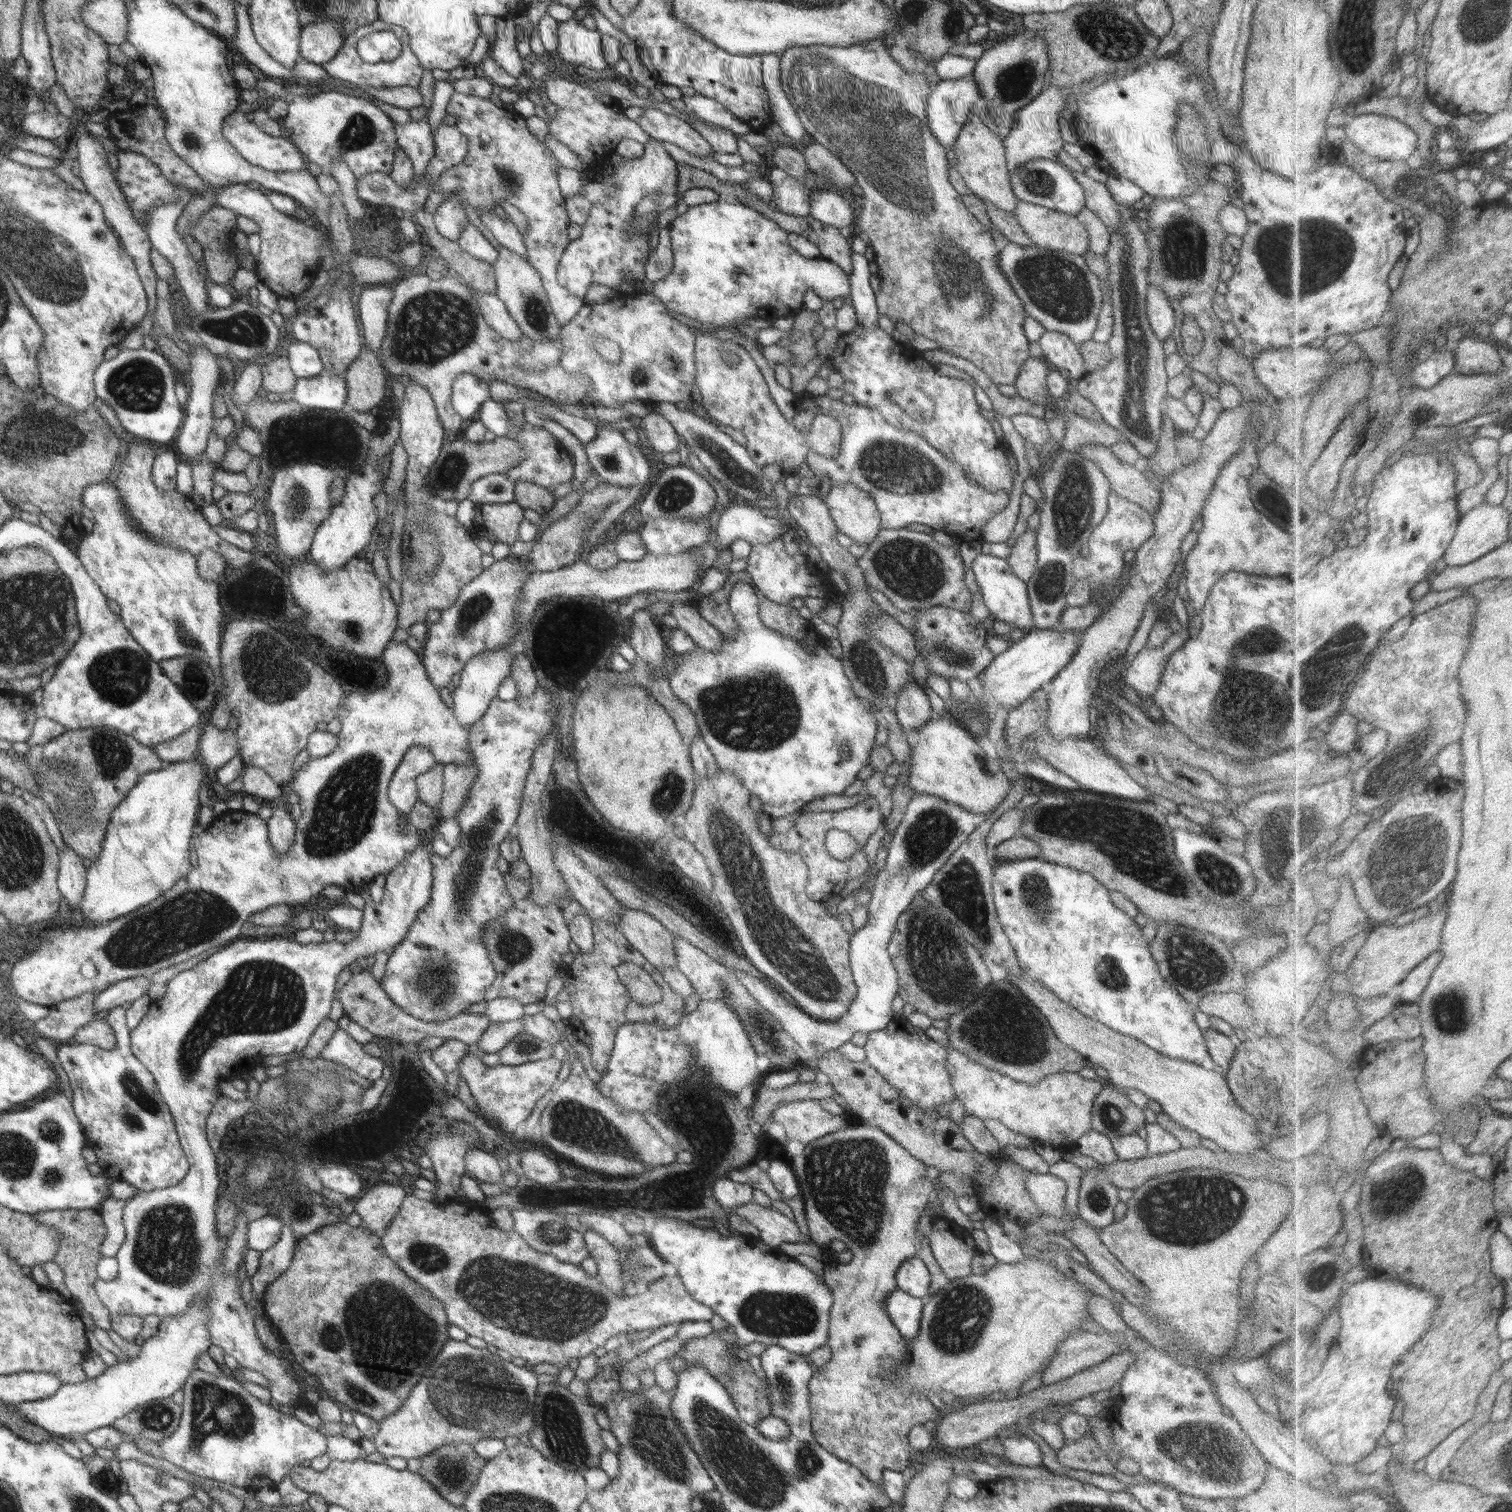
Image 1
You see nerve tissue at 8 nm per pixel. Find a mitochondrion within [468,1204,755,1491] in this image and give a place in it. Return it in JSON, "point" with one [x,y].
{"point":[650,1433]}

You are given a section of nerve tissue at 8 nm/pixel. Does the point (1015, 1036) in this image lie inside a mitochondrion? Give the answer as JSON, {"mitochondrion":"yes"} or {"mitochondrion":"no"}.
{"mitochondrion":"yes"}

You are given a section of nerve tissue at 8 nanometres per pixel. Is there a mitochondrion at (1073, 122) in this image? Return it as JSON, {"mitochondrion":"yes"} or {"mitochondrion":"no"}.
{"mitochondrion":"no"}

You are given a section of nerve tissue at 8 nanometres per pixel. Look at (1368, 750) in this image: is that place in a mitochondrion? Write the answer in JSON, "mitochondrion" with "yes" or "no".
{"mitochondrion":"no"}

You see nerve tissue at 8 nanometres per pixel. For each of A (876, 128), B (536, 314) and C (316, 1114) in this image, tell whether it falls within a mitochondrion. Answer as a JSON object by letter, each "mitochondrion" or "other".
{"A":"mitochondrion","B":"mitochondrion","C":"mitochondrion"}

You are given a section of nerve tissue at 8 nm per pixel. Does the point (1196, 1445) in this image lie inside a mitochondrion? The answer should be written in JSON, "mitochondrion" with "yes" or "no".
{"mitochondrion":"yes"}

